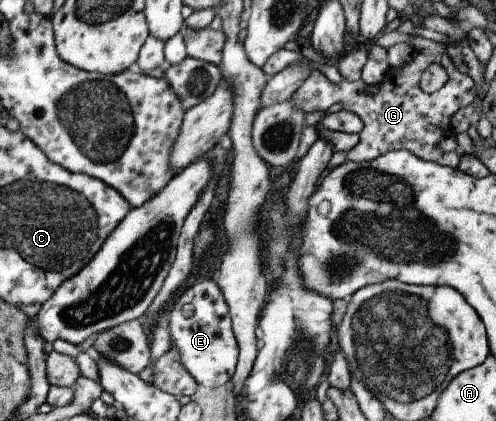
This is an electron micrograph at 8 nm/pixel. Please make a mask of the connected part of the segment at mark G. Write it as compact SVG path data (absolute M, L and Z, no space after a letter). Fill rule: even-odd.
M416 54L413 60L405 63L401 69L395 71L389 70L386 80L378 84L378 90L374 96L368 96L365 90L366 84L357 80L355 82L347 82L341 79L338 84L331 83L320 71L313 69L305 78L304 81L293 92L289 100L294 109L304 112L315 112L317 110L326 111L331 104L341 104L346 111L351 111L356 114L362 122L361 130L358 132L357 144L351 150L346 152L345 162L360 163L361 161L370 161L375 157L381 156L389 151L398 151L401 149L408 150L422 161L432 162L442 167L458 168L459 152L443 153L438 148L438 142L445 136L453 134L453 128L450 126L450 118L453 113L456 113L461 107L466 107L474 100L476 92L474 91L474 82L462 72L459 72L450 57L440 54L418 55ZM428 65L441 65L447 73L445 84L435 92L427 94L418 88L418 80L421 73Z

